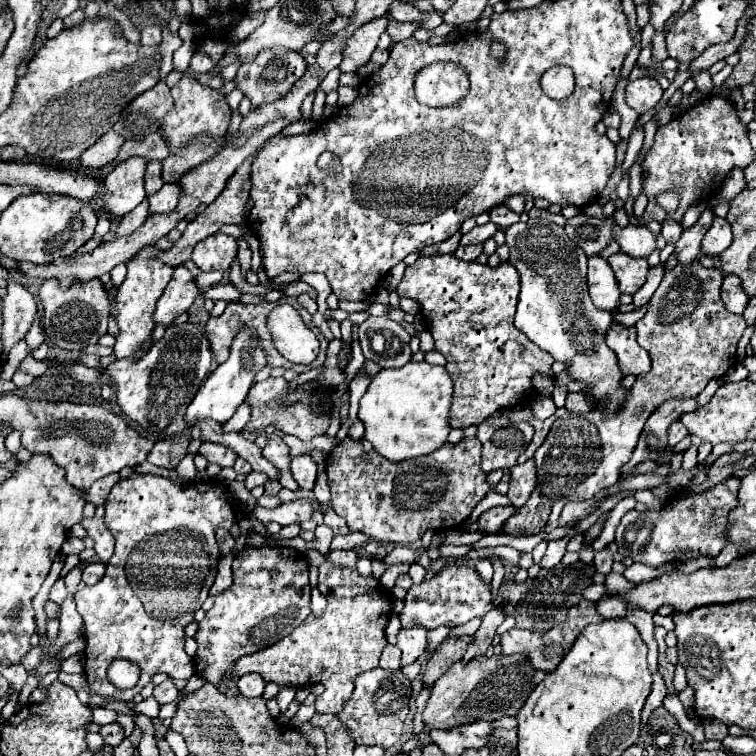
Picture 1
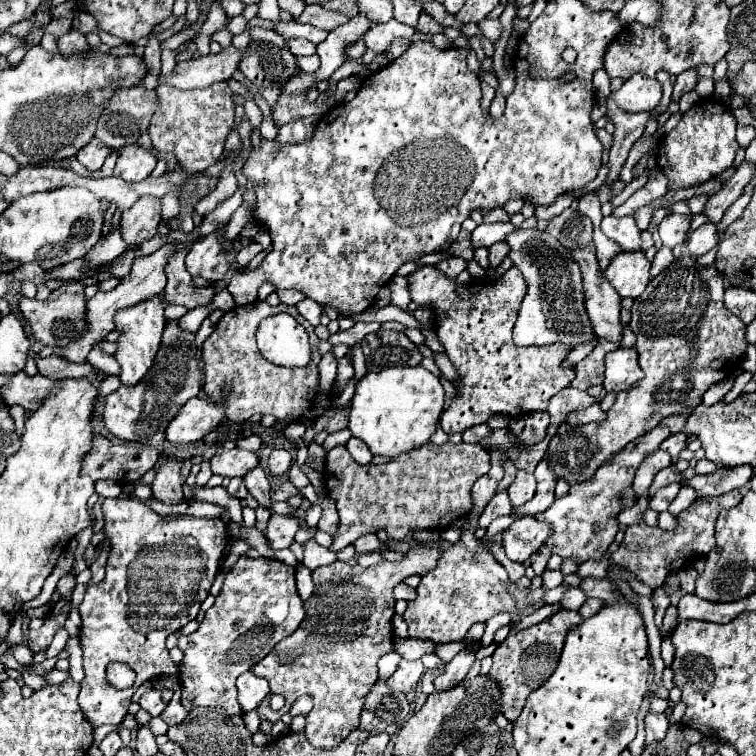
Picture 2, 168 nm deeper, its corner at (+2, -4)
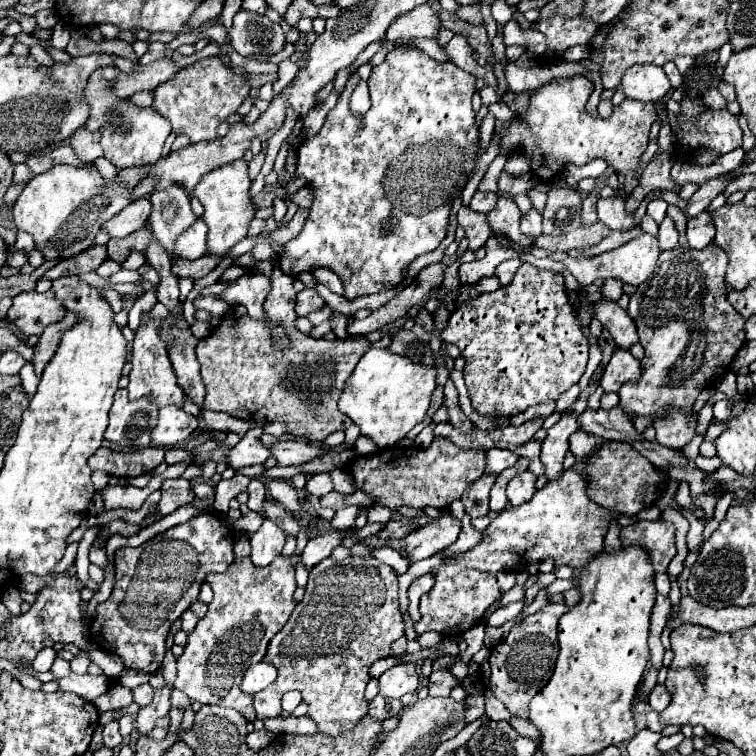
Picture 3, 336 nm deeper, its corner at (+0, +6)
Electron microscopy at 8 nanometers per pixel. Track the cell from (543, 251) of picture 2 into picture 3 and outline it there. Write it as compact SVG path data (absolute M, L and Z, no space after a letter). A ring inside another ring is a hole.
M532 209L530 213L526 213L526 215L522 215L522 219L520 219L520 231L524 233L524 235L530 235L534 241L542 235L542 215L536 211L536 209Z

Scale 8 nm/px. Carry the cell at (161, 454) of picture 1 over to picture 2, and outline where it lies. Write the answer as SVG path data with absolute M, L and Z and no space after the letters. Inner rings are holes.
M176 459L160 461L158 471L156 471L156 479L152 483L152 497L154 499L158 499L166 505L178 505L184 501L180 467L182 467L182 461L176 461Z

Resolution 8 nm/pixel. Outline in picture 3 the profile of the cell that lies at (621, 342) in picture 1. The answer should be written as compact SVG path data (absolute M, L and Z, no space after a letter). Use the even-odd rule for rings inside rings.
M616 347L614 353L612 353L610 363L606 365L606 371L604 371L604 377L602 377L600 385L602 385L602 389L606 393L610 393L610 391L618 393L618 389L622 387L622 383L634 381L640 375L642 375L640 361L628 349Z

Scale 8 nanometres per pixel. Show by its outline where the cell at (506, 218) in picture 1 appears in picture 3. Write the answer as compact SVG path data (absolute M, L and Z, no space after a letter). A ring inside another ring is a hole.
M476 191L472 201L470 201L470 209L490 213L496 207L496 201L498 201L496 193L480 193L480 191Z

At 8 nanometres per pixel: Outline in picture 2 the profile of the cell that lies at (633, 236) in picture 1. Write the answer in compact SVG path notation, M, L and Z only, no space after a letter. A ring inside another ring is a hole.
M608 215L602 219L600 225L602 233L616 241L622 251L636 251L640 249L640 229L636 227L634 217L616 217L616 215Z

